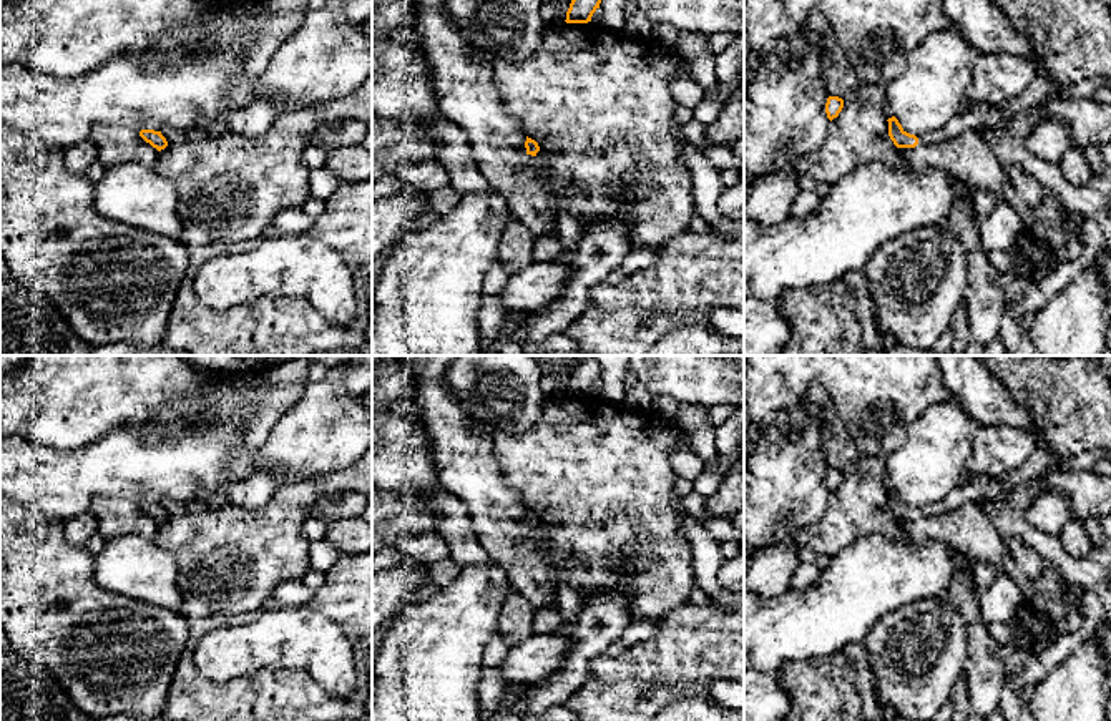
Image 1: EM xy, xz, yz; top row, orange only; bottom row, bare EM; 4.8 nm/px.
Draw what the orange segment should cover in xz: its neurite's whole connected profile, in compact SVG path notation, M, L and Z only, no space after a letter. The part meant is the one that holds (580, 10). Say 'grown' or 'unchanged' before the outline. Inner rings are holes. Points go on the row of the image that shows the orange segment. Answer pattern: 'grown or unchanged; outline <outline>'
unchanged; outline M571 0L566 12L566 23L588 23L600 8L601 0Z

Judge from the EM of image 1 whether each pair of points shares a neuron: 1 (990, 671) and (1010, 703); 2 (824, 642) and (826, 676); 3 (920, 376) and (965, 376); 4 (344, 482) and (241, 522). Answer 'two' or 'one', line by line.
1: two
2: two
3: two
4: one

